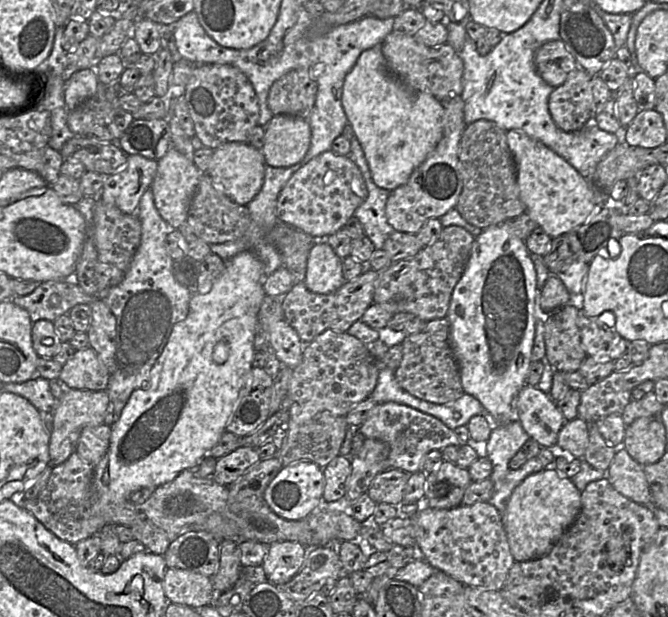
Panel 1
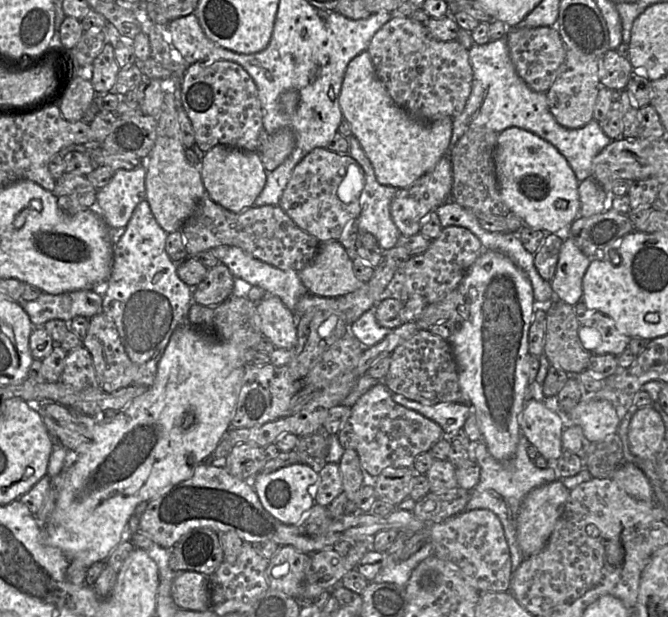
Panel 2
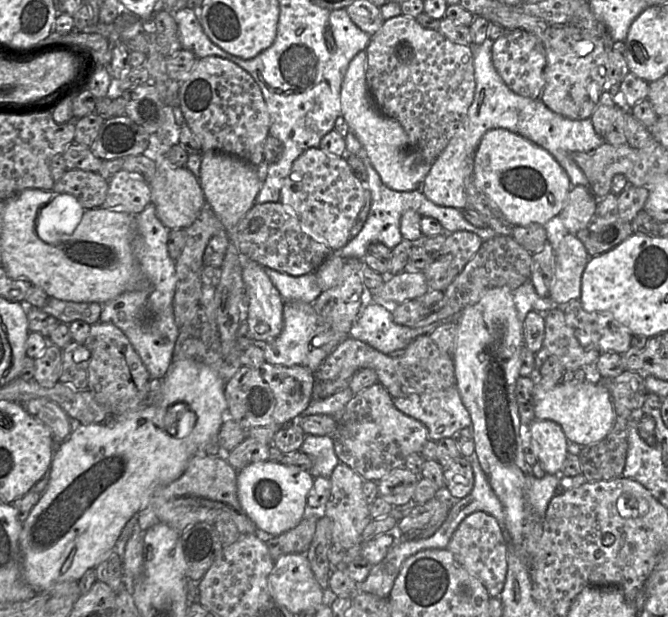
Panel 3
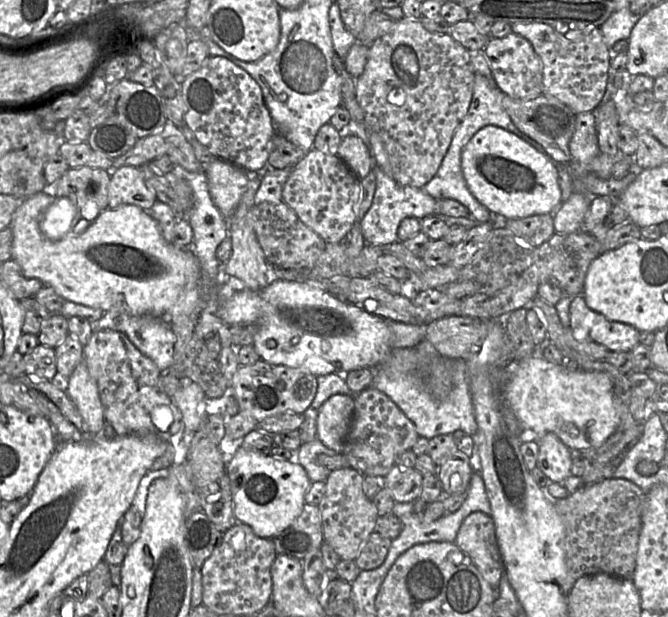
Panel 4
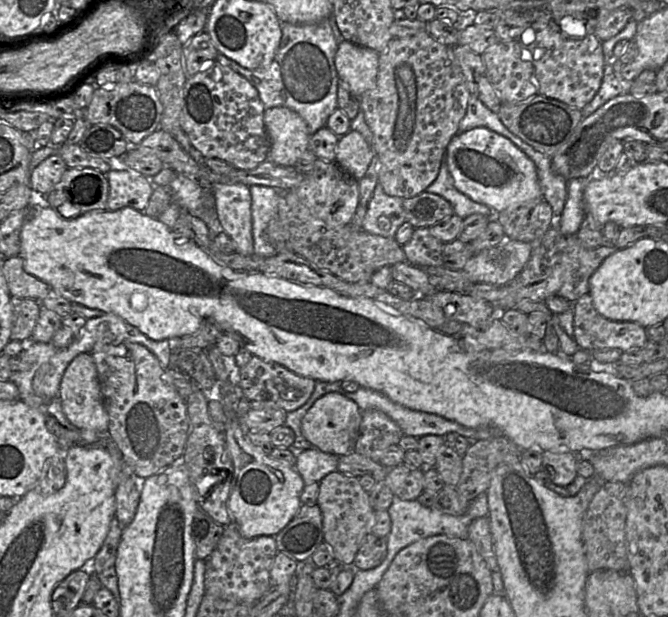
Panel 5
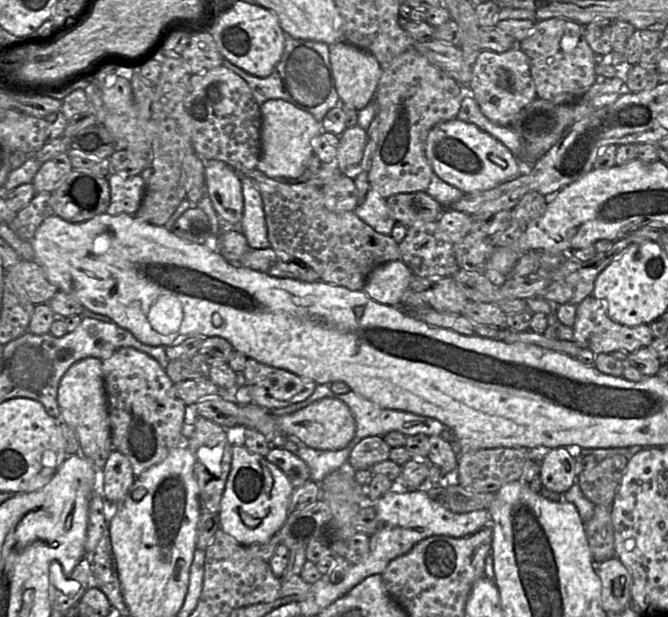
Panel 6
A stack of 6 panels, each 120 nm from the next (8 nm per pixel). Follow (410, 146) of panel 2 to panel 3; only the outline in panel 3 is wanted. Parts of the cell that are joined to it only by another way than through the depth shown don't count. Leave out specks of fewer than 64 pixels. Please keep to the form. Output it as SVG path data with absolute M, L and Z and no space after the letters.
M366 50L350 61L340 92L342 116L361 143L381 181L395 191L419 189L432 164L419 158L408 145L408 137L401 124L382 114L374 104L366 83Z

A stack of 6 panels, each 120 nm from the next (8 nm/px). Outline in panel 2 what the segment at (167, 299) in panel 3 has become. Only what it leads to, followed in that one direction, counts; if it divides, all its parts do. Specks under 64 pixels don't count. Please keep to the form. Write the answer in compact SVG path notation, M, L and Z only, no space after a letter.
M146 199L137 205L127 226L119 231L109 228L113 260L109 279L101 288L102 312L115 323L122 345L136 370L133 384L150 387L155 382L158 362L171 335L178 326L187 322L187 314L193 304L192 288L178 277L177 264L165 250L168 233L157 223Z

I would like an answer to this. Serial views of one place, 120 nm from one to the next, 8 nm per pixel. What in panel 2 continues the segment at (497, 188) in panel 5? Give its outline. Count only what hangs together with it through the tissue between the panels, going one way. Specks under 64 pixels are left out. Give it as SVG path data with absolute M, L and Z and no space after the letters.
M507 128L498 134L494 163L502 200L526 227L555 233L579 217L580 182L565 157L546 140L521 128Z

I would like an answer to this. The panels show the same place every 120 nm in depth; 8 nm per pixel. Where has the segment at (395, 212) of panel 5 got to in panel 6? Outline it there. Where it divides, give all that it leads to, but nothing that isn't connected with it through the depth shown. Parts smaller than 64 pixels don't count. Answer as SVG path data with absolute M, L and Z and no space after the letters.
M371 188L364 201L358 204L353 213L374 231L383 235L390 235L396 224L388 210L386 199Z

